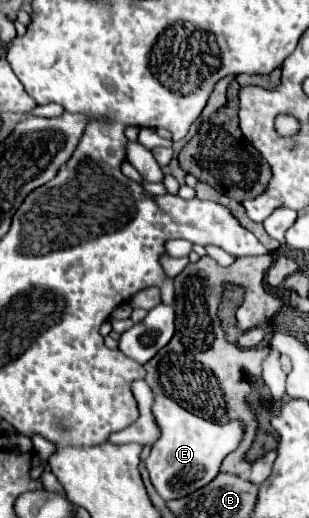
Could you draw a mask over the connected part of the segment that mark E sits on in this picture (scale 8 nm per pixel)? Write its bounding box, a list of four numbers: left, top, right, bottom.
[145,398,243,500]

